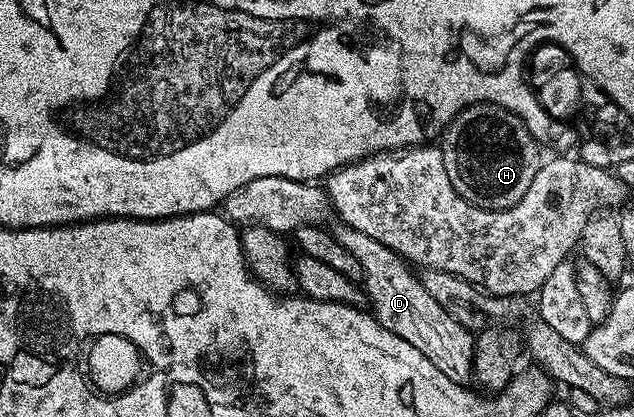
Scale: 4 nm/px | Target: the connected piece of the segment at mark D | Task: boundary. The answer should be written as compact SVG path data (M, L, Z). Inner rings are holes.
M335 225L332 235L356 258L363 269L365 297L371 306L372 316L387 332L400 336L402 342L410 345L421 357L432 360L436 368L450 382L466 384L474 373L475 335L465 330L456 319L448 316L440 304L429 295L421 279L410 275L411 267L392 248L384 248L380 240L372 240L364 232L356 232L351 226Z

